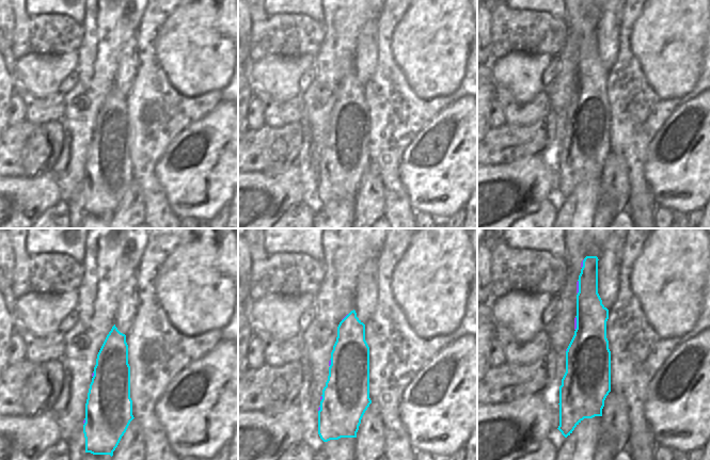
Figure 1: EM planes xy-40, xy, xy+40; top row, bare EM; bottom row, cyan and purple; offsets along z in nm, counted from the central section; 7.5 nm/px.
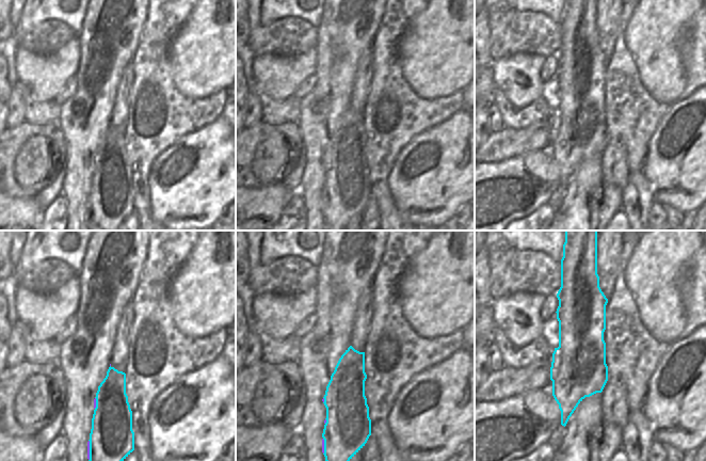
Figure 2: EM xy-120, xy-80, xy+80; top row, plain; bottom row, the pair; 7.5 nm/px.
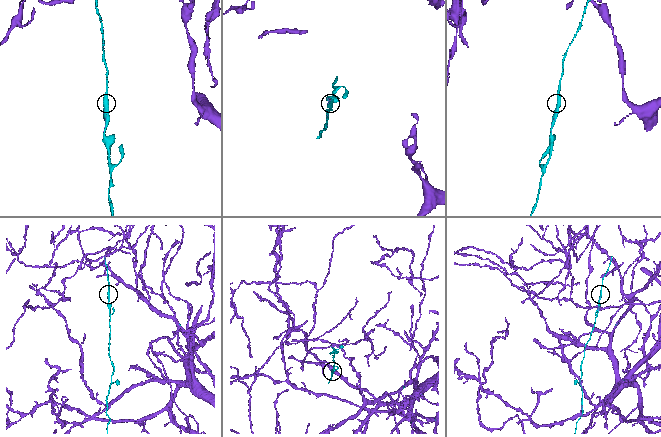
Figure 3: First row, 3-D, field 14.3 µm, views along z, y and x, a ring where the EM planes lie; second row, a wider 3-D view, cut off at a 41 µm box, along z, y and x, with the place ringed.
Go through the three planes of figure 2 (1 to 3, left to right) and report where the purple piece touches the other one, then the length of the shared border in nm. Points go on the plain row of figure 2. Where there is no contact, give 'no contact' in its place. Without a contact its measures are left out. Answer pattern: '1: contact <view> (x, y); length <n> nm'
1: contact xy-120 (90, 211); length 160 nm
2: contact xy-80 (324, 207); length 120 nm
3: no contact

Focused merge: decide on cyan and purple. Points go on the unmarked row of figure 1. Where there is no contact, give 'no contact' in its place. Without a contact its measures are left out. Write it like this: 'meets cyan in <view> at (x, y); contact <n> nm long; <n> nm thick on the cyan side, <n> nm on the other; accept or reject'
meets cyan in xy+40 at (579, 47); contact 100 nm long; 240 nm thick on the cyan side, 20 nm on the other; reject

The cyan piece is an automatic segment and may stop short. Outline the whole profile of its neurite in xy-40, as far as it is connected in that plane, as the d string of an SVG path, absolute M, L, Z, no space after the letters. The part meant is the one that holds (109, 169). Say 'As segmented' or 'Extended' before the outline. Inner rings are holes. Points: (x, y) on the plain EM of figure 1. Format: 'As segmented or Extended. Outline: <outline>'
As segmented. Outline: M115 85L96 120L85 164L85 213L110 216L126 193L132 176L130 127L126 96Z

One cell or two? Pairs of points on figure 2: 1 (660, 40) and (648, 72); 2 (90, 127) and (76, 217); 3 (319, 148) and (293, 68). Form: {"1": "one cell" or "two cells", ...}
{"1": "one cell", "2": "one cell", "3": "two cells"}

